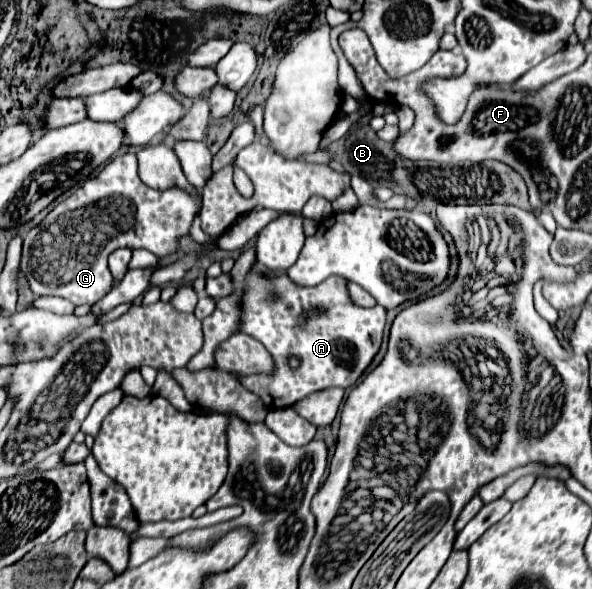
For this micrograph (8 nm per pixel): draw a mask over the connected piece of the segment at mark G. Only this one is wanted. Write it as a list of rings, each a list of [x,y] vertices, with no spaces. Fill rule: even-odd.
[[[124,152],[112,158],[94,178],[88,178],[76,192],[58,202],[48,216],[34,226],[24,238],[22,272],[28,278],[30,290],[38,296],[60,296],[72,304],[94,304],[104,298],[114,286],[114,278],[108,272],[108,256],[118,248],[144,248],[158,258],[166,258],[178,252],[180,238],[190,234],[192,222],[200,210],[202,192],[188,192],[184,188],[154,190],[138,178],[138,164],[134,152]]]

